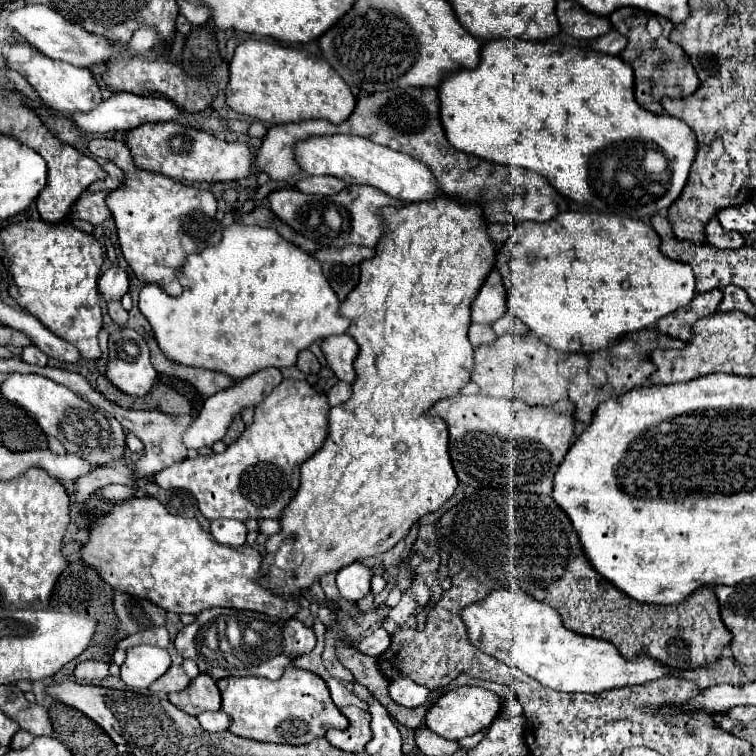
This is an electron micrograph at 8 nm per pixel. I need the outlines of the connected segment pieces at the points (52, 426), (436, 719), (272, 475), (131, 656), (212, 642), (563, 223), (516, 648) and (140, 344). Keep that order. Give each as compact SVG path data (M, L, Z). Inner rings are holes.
M11 373L1 385L1 393L11 403L23 407L39 423L43 433L59 439L71 455L79 455L99 467L105 467L111 461L123 459L127 455L125 431L119 421L111 413L83 401L79 395L69 391L69 387L57 385L43 375Z
M457 687L457 689L443 693L437 699L437 703L425 715L425 725L443 739L459 741L467 735L487 729L491 721L497 717L499 709L501 709L501 701L493 691L483 689L483 687Z
M283 379L263 403L255 407L253 425L249 425L243 435L231 443L223 453L197 455L195 459L183 459L171 467L159 471L153 479L161 489L185 489L191 491L197 499L199 511L209 519L233 517L239 521L247 519L279 519L283 507L295 497L299 489L299 467L319 449L328 434L329 403L323 393L317 393L307 381Z
M135 645L127 649L127 659L121 665L121 679L133 689L147 689L171 667L171 657L165 649L153 645Z
M207 609L197 615L195 623L183 627L177 633L175 647L181 653L181 657L193 659L199 671L207 673L215 681L221 677L249 677L249 675L267 677L275 681L283 675L283 669L289 663L293 663L293 659L313 651L315 633L295 617L275 619L255 611Z
M565 211L561 215L557 215L557 219L551 219L549 223L535 223L535 221L523 221L517 223L513 227L513 235L509 237L509 241L503 245L503 249L497 255L495 267L501 271L505 289L507 289L507 309L519 317L533 335L537 335L543 343L547 343L553 349L561 349L561 351L597 351L601 347L609 347L609 343L613 343L613 339L621 337L623 333L633 333L633 331L641 331L653 323L657 323L657 319L689 305L689 301L695 295L695 275L691 265L669 259L661 253L661 239L659 235L653 231L651 225L643 223L640 219L633 217L621 217L621 215L605 215L594 211Z
M497 589L485 599L471 603L461 611L469 641L483 653L521 669L541 685L565 693L601 693L625 685L641 685L657 677L671 675L655 659L639 655L625 659L603 639L577 635L561 623L561 615L547 603L529 599L529 595L511 589Z
M121 327L109 335L109 361L105 377L123 393L141 397L149 393L157 379L157 371L149 361L145 339L129 327Z

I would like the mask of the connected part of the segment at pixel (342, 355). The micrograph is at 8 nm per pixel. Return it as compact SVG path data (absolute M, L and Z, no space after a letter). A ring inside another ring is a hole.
M341 333L341 335L333 335L333 337L323 339L321 351L327 359L327 365L341 381L345 381L345 383L355 381L357 375L353 369L353 361L359 353L359 345L355 343L355 339L351 335Z

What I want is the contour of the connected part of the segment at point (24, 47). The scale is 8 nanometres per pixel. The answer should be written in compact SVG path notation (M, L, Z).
M25 41L15 43L15 45L9 47L9 51L7 51L7 67L15 69L17 73L21 73L39 91L43 103L53 111L59 111L59 113L81 111L83 113L83 111L95 109L103 101L99 83L97 83L95 75L89 69L77 69L71 63L49 59L47 55L43 55L41 51L37 51L35 47L31 47Z

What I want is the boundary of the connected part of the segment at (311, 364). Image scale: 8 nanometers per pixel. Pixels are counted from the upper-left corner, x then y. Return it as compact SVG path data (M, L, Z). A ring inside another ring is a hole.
M309 349L301 351L301 355L299 355L299 359L297 359L297 367L299 367L299 371L303 371L305 375L309 375L309 373L317 375L317 373L319 373L319 369L321 369L321 365L319 365L317 357L315 357Z

